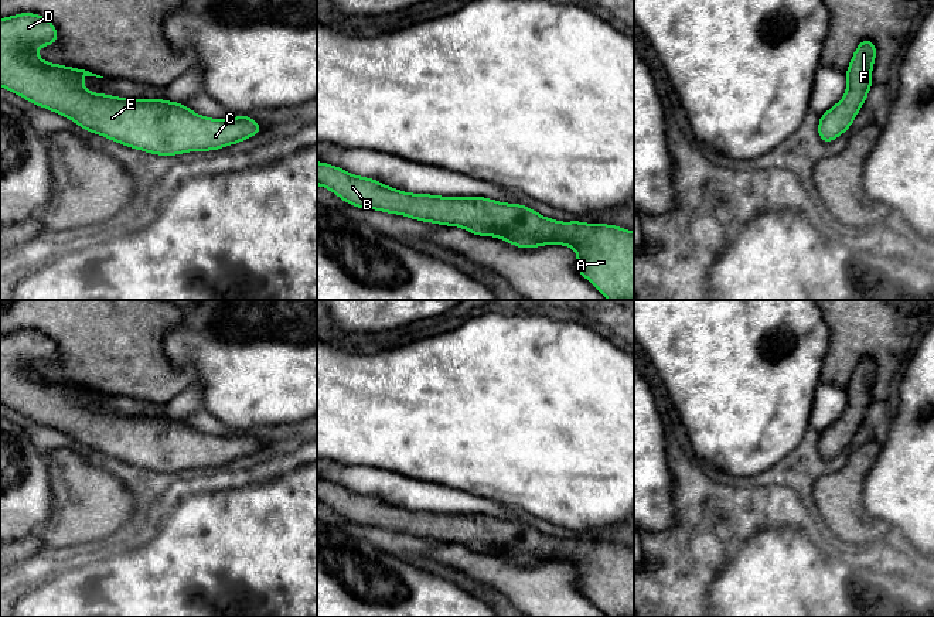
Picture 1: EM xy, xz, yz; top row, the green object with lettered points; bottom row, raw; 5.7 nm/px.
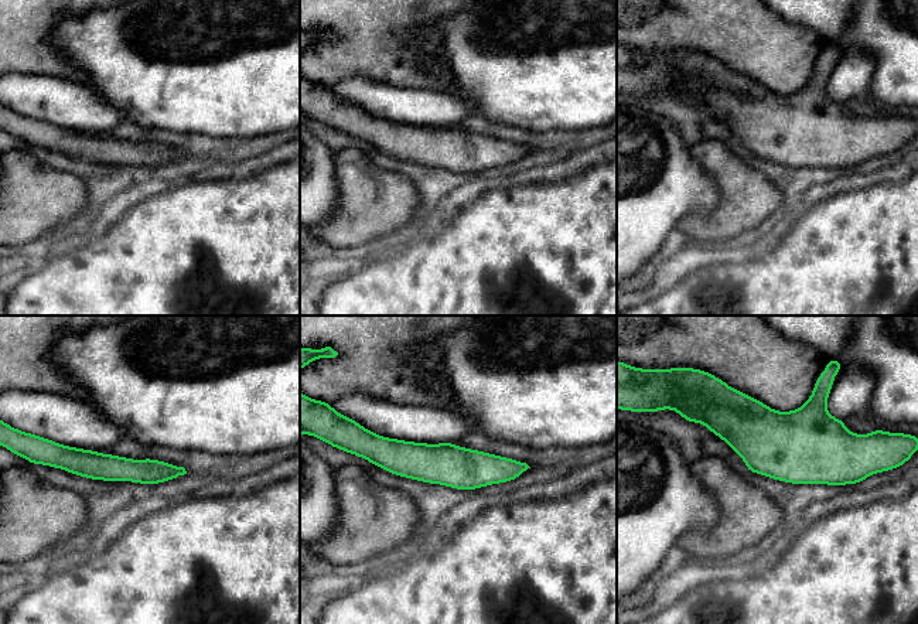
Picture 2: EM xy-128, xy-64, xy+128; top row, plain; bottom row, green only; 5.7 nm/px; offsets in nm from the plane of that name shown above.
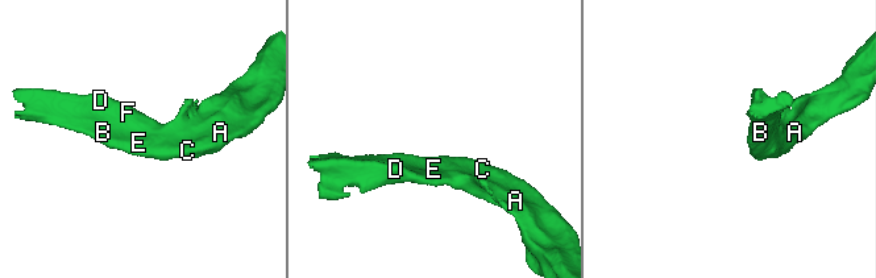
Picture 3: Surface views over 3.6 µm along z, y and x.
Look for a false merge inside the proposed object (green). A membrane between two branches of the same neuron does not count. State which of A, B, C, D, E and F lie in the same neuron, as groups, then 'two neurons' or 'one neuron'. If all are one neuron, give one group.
A B C D E F | one neuron

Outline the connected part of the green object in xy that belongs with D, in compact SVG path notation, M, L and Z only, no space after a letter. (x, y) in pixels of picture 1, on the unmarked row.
M18 330L0 335L0 403L21 413L35 423L45 425L50 429L55 429L72 437L86 449L103 453L134 467L164 474L184 471L188 468L221 467L226 463L238 461L262 449L262 442L253 437L249 432L234 433L232 436L212 436L195 430L184 420L170 419L166 416L126 416L115 412L89 409L85 406L82 395L103 393L85 386L78 386L75 384L45 379L44 375L35 372L37 365L44 367L45 362L54 362L57 358L57 344L48 335L37 330Z

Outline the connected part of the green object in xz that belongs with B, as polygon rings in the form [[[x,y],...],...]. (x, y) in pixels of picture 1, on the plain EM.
[[[317,478],[317,502],[344,519],[386,531],[403,532],[422,539],[463,545],[477,553],[494,553],[521,565],[563,562],[577,572],[576,587],[607,617],[634,617],[634,549],[618,542],[562,539],[546,535],[524,521],[500,519],[487,514],[443,514],[413,511],[385,502],[375,495],[351,491],[337,483]]]

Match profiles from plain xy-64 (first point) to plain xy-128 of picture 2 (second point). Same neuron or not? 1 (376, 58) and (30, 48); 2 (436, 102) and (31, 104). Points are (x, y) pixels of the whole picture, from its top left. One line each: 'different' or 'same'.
1: same
2: same

